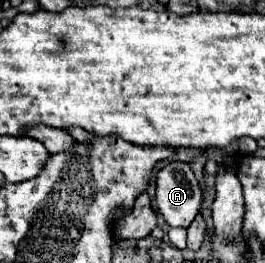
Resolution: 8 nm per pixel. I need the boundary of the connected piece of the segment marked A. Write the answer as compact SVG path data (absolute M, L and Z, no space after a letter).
M171 162L159 170L155 202L169 226L189 228L201 206L201 188L189 164Z

